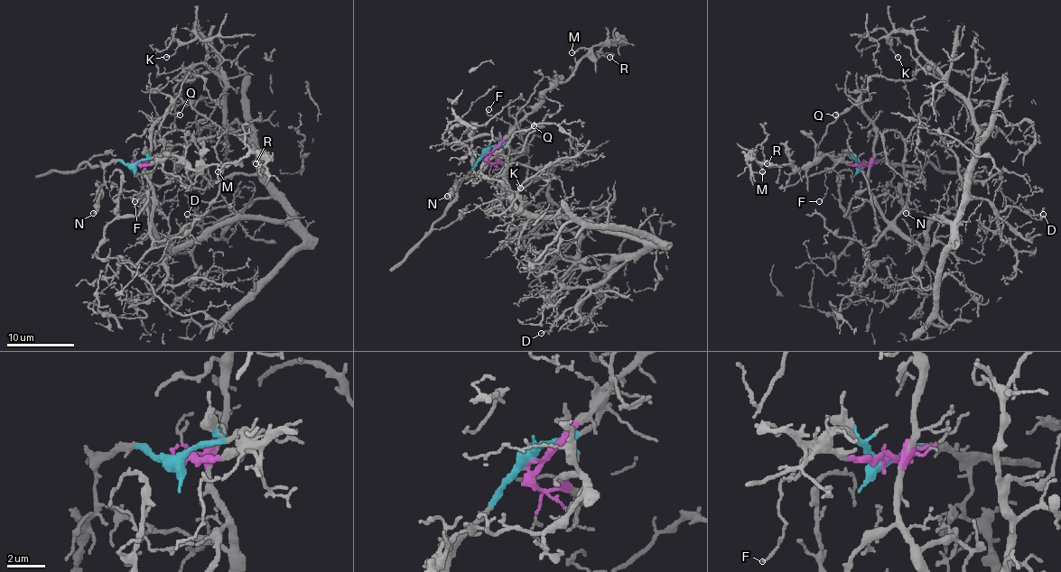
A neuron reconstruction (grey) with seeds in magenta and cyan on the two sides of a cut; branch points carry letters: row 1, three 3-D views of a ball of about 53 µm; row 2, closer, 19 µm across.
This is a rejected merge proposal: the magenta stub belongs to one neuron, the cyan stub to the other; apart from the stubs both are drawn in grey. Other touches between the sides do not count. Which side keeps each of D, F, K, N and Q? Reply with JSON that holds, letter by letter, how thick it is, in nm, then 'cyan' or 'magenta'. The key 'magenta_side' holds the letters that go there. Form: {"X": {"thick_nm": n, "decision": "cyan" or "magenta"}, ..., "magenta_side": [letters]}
{"D": {"thick_nm": 120, "decision": "magenta"}, "F": {"thick_nm": 110, "decision": "cyan"}, "K": {"thick_nm": 160, "decision": "magenta"}, "N": {"thick_nm": 320, "decision": "cyan"}, "Q": {"thick_nm": 160, "decision": "magenta"}, "magenta_side": ["D", "K", "Q"]}

